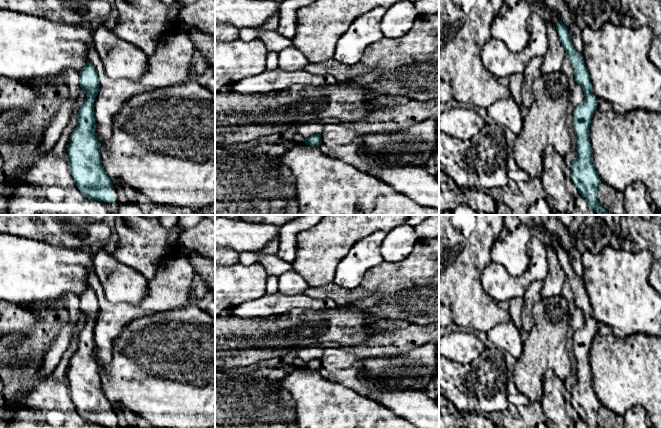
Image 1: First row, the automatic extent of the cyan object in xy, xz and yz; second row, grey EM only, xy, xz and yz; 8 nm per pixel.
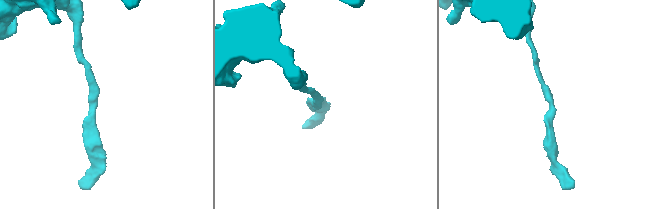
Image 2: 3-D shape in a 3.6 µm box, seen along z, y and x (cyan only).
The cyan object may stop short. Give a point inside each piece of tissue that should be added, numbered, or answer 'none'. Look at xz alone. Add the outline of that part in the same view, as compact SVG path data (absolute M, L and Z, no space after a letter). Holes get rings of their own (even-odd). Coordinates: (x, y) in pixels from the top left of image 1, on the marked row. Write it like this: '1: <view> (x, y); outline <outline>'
none

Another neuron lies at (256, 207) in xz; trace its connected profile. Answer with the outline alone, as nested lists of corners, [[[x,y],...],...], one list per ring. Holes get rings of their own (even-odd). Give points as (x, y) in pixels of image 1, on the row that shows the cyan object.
[[[258,145],[253,153],[244,153],[235,147],[215,147],[215,215],[297,215],[296,187],[293,177],[274,158],[267,158],[263,145]]]

